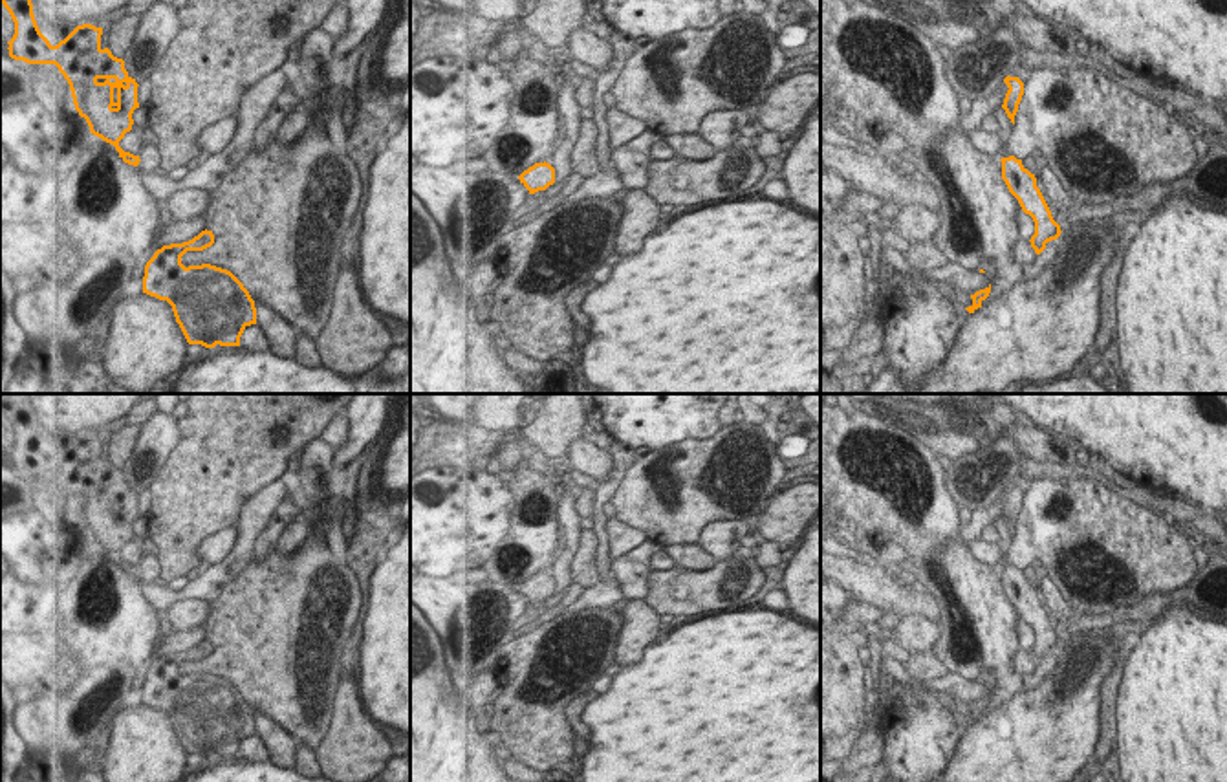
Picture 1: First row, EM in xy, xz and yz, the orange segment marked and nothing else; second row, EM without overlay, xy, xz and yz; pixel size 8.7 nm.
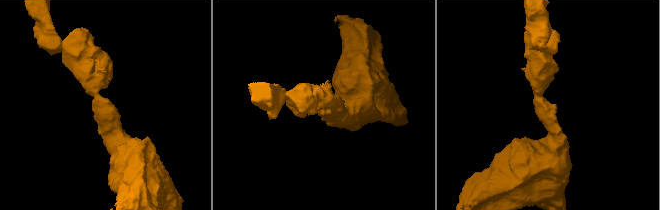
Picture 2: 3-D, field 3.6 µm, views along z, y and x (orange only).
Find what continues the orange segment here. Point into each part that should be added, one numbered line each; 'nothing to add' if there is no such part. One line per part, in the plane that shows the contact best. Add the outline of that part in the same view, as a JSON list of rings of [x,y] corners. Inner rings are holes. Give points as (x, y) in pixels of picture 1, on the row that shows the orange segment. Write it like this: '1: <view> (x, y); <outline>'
nothing to add

